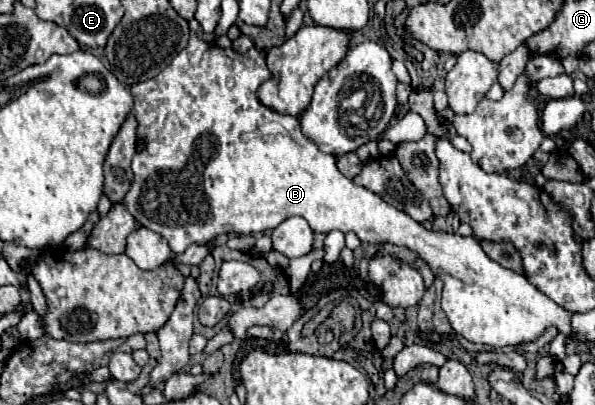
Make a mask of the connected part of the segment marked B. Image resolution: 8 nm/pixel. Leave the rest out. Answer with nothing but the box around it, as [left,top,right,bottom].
[125,34,573,348]

